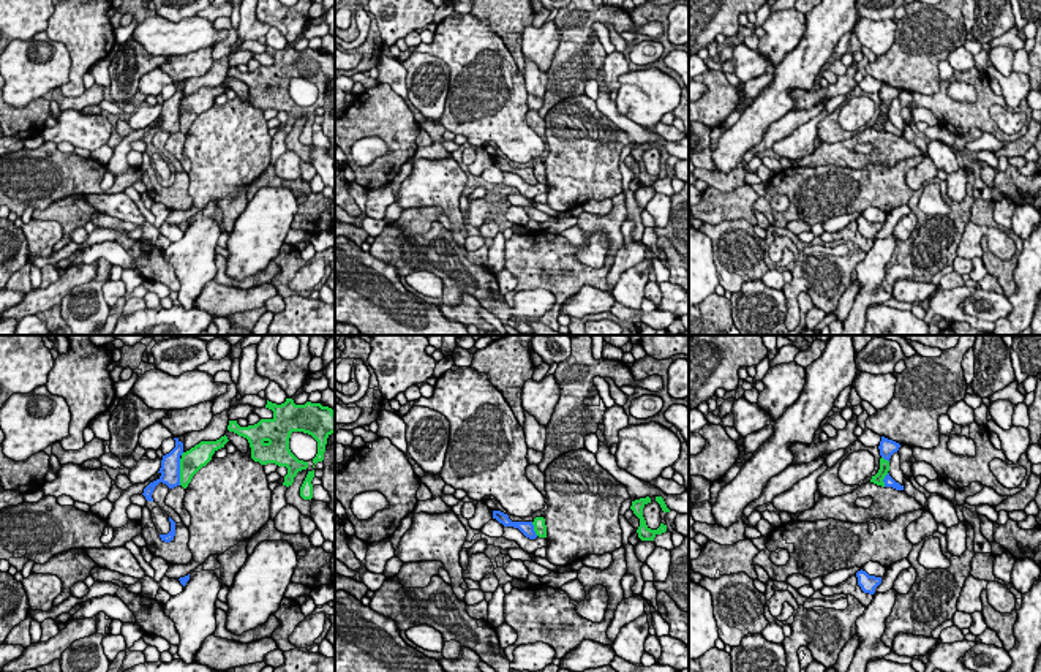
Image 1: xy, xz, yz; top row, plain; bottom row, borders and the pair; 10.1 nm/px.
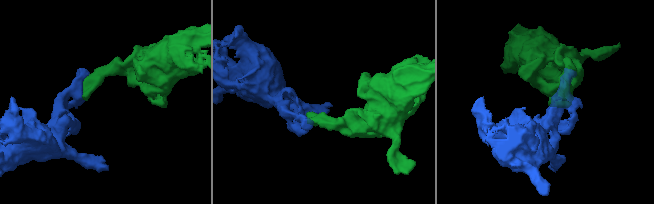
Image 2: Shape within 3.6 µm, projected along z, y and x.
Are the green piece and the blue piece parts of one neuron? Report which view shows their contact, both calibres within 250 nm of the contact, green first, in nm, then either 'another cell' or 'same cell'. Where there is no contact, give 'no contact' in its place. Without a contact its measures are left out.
xy | 240/200 nm | another cell

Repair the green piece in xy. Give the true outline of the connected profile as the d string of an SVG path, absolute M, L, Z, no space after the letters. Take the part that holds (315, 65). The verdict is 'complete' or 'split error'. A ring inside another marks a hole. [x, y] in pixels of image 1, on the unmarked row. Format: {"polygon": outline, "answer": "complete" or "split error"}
{"polygon": "M286 44L281 51L267 46L265 54L273 57L272 65L261 65L248 73L240 73L237 66L229 66L227 76L248 85L254 108L286 112L287 120L283 131L292 131L297 119L306 115L308 120L300 133L300 142L311 145L314 111L324 106L327 84L335 79L335 59L321 49L295 51L292 44ZM292 77L308 79L318 87L318 100L313 106L299 106L291 98L289 84Z", "answer": "split error"}

